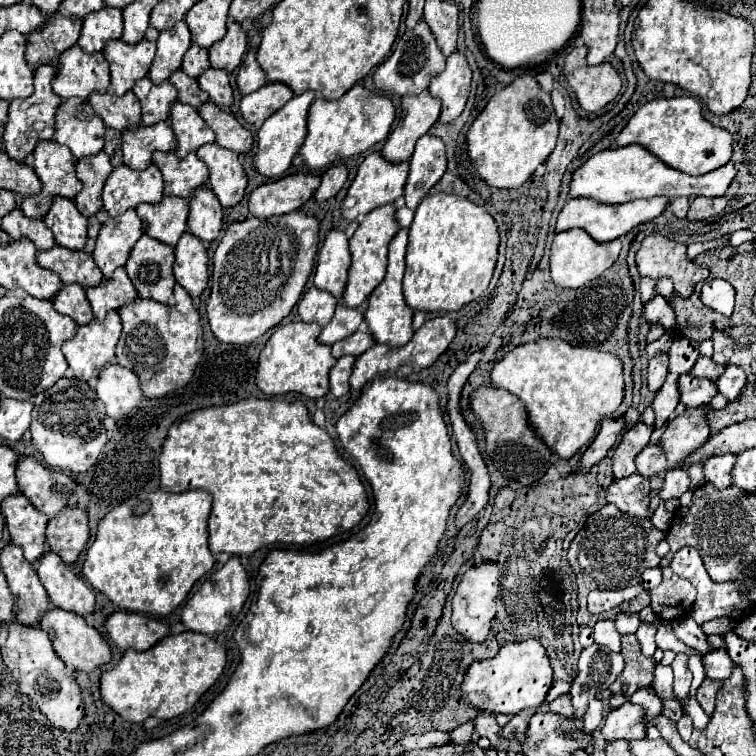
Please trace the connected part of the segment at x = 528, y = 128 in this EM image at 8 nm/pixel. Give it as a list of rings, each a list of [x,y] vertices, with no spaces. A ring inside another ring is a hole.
[[[523,74],[497,92],[471,124],[467,134],[469,156],[473,168],[489,186],[519,188],[553,152],[557,134],[559,120],[555,116],[551,96],[541,90],[533,74]]]

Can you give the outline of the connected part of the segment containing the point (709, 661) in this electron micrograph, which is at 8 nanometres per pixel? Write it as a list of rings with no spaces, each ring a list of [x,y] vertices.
[[[713,650],[703,658],[703,666],[705,666],[705,674],[713,680],[725,680],[727,676],[731,676],[733,672],[733,660],[729,658],[729,654],[725,650]]]

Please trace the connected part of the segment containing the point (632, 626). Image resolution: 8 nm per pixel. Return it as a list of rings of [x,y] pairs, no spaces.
[[[619,614],[615,620],[615,628],[619,634],[629,634],[639,628],[639,616],[637,614]]]

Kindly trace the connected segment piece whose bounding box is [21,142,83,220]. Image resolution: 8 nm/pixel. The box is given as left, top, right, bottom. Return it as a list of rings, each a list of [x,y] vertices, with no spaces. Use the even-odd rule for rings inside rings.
[[[39,142],[35,152],[33,152],[35,160],[33,160],[33,168],[35,168],[35,174],[39,176],[41,184],[43,184],[43,190],[39,196],[31,196],[31,198],[23,198],[21,202],[21,212],[27,216],[27,218],[33,218],[33,220],[43,220],[43,216],[47,216],[53,200],[57,196],[63,196],[63,198],[69,198],[73,200],[79,192],[81,192],[81,180],[77,178],[75,174],[75,158],[71,156],[71,152],[55,142]]]

